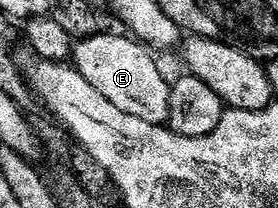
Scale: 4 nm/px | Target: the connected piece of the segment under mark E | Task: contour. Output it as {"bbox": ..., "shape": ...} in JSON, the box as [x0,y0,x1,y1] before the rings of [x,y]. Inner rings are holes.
{"bbox":[71,32,170,126],"shape":[[[101,32],[92,38],[81,38],[75,43],[71,61],[76,71],[114,108],[122,108],[130,116],[138,116],[138,120],[146,120],[155,126],[164,126],[168,121],[168,105],[170,104],[170,82],[164,79],[160,66],[155,62],[153,51],[131,36],[119,38],[116,34]]]}

